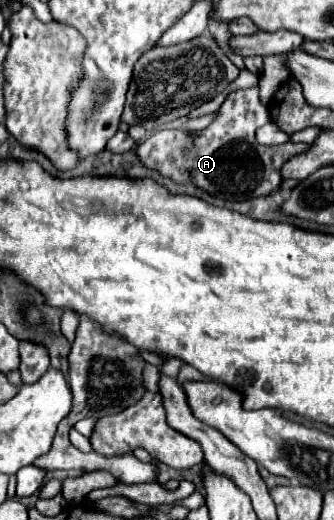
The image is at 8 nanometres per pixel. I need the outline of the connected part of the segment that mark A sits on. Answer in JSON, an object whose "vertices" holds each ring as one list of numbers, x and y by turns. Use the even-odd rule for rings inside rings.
{"vertices":[[240,89,228,95,220,107,220,115,200,131,198,137,176,137,176,131,158,131,150,139,136,145,136,157,148,169,156,169,160,175,170,177,174,183,192,183,206,193,226,201,246,201,270,195,282,183,280,169,292,157,308,149,306,143,282,143,274,147,260,147,254,133,258,127,270,121,268,109,260,103,260,89]]}

